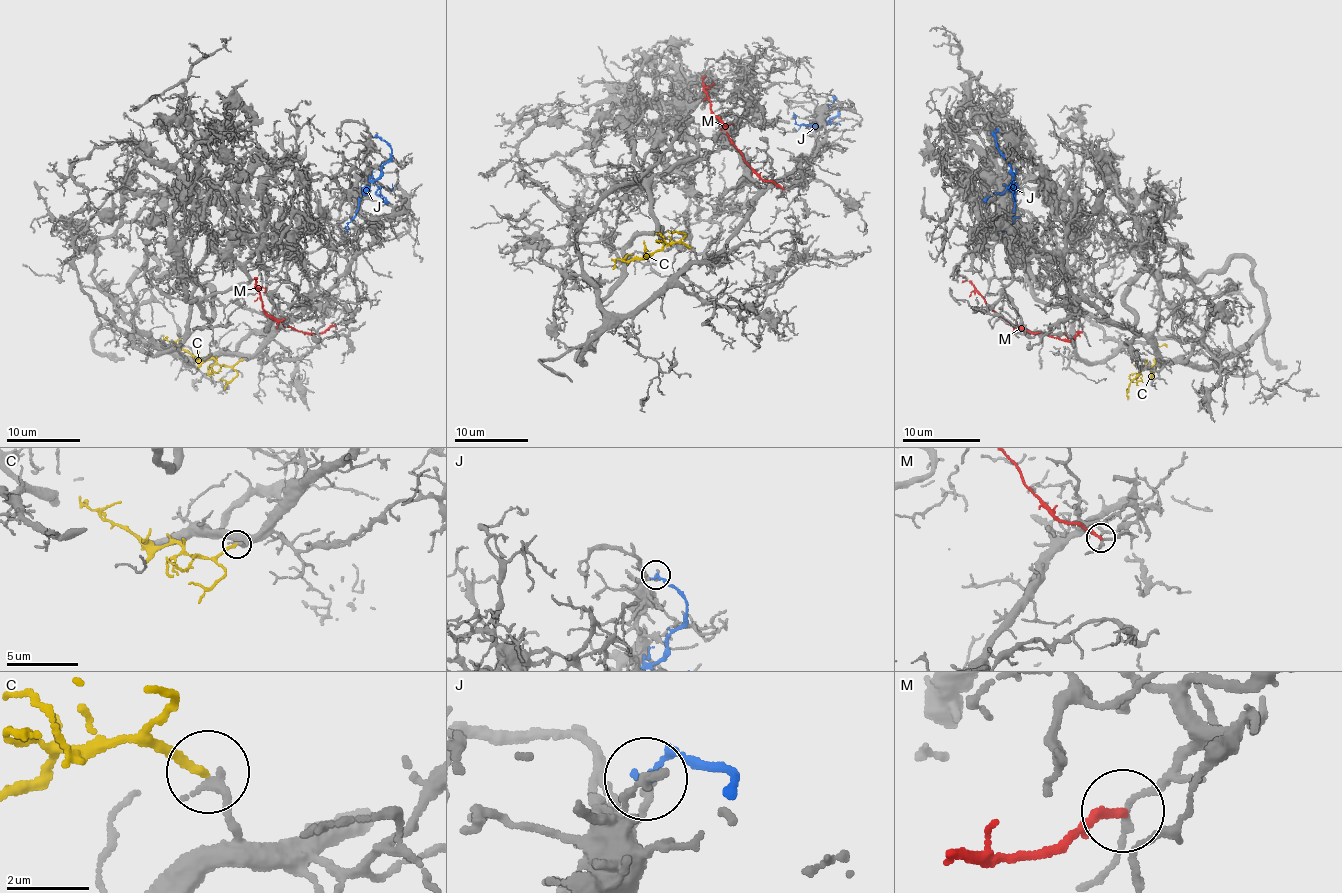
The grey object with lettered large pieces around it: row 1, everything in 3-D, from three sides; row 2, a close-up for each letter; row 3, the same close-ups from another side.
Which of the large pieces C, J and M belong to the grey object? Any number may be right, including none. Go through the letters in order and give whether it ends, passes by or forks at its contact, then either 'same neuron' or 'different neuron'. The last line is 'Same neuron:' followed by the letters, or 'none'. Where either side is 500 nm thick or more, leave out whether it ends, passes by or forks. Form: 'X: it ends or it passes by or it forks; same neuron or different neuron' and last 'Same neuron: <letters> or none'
C: it ends; same neuron
J: it ends; different neuron
M: it ends; different neuron
Same neuron: C

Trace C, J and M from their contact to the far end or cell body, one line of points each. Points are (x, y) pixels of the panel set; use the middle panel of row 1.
C: (692, 247), (671, 241), (627, 262), (616, 260), (613, 269)
J: (824, 109), (833, 105), (839, 113), (826, 124), (800, 126), (793, 113)
M: (784, 188), (765, 181), (732, 142), (725, 126), (710, 107), (703, 81), (705, 76)

